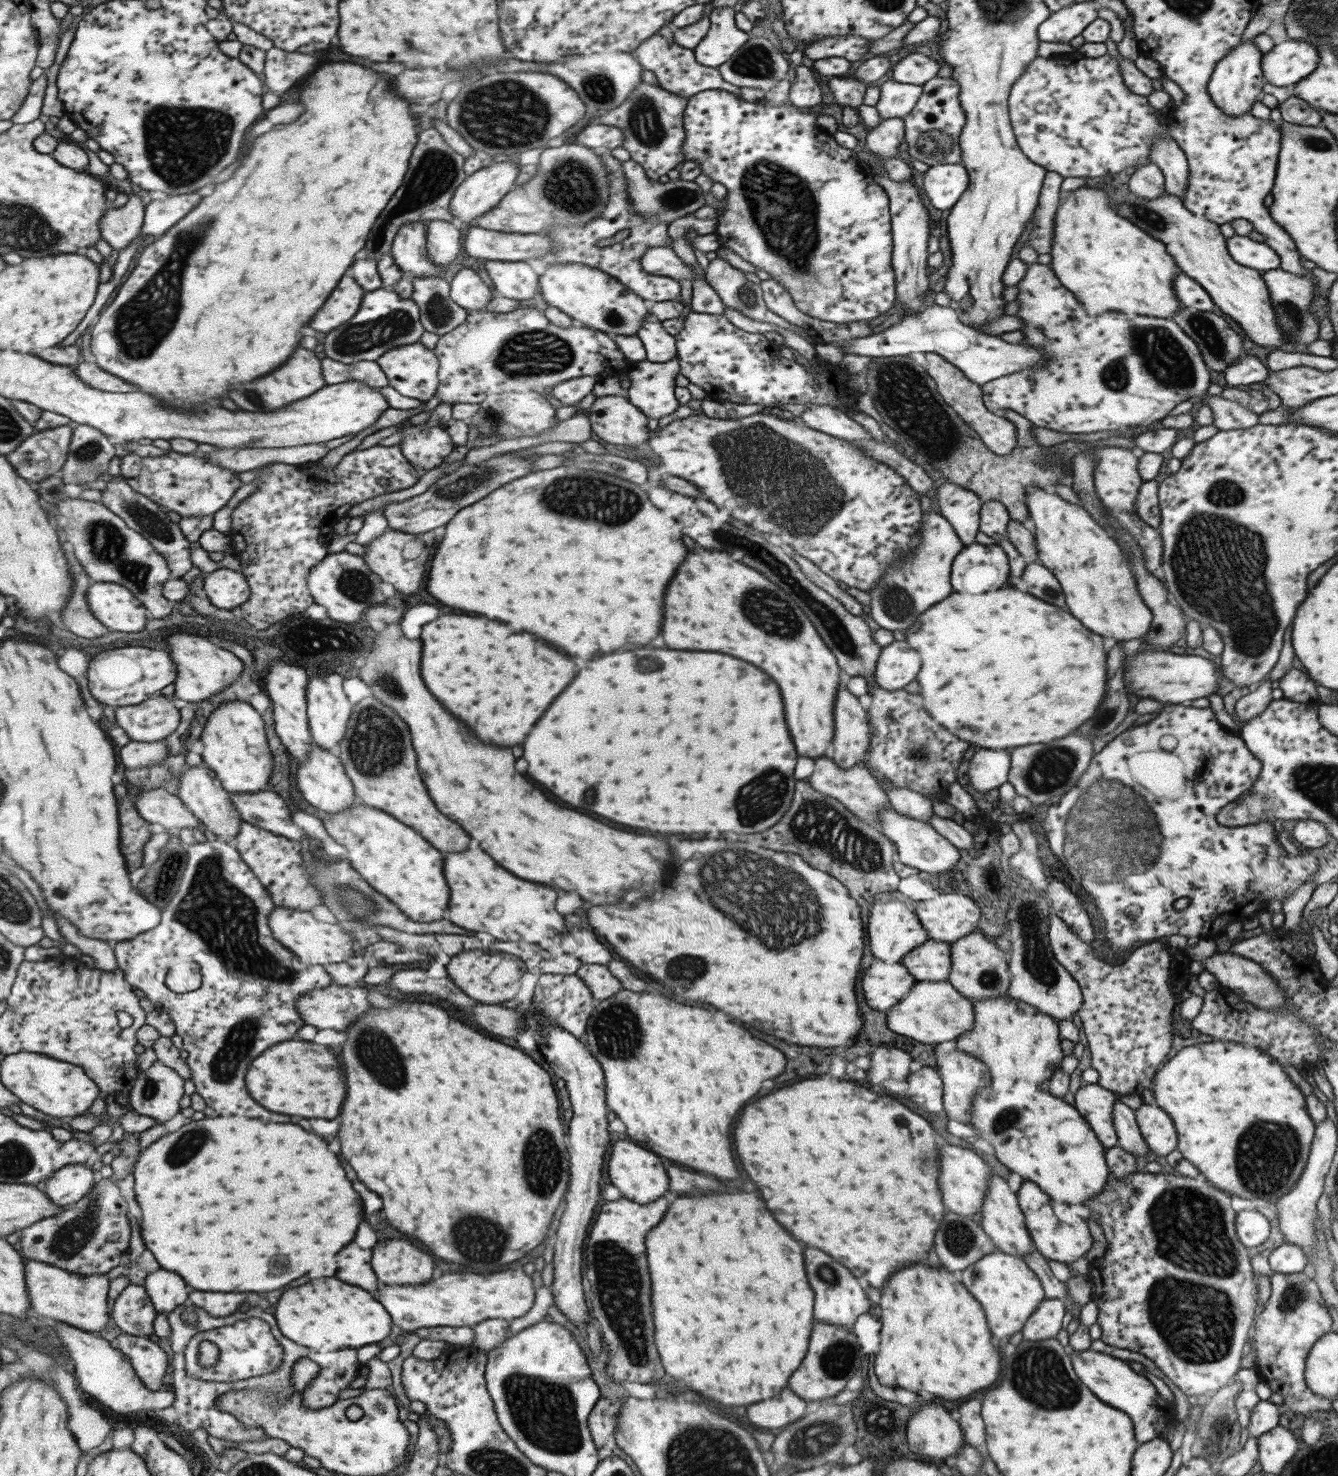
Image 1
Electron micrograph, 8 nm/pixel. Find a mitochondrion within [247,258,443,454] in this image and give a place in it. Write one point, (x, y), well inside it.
(363, 336)

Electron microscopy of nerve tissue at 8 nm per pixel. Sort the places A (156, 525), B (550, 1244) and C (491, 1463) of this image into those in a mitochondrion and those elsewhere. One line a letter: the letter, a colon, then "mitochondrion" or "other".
A: mitochondrion
B: other
C: mitochondrion

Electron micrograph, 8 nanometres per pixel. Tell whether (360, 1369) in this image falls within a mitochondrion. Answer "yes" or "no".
no

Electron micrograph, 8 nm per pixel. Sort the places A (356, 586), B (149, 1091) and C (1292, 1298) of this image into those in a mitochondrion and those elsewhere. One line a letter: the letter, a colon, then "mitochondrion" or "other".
A: mitochondrion
B: mitochondrion
C: mitochondrion

